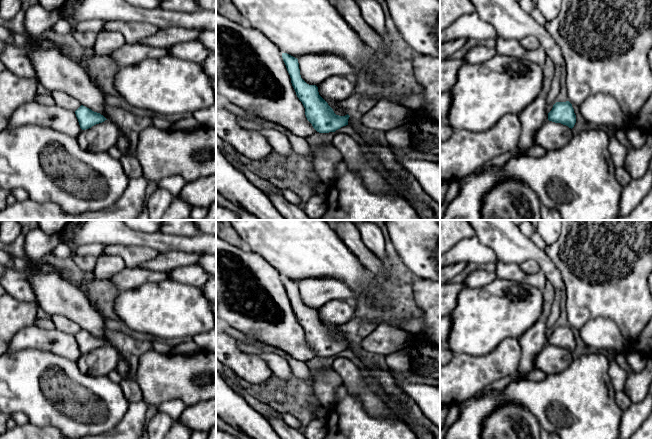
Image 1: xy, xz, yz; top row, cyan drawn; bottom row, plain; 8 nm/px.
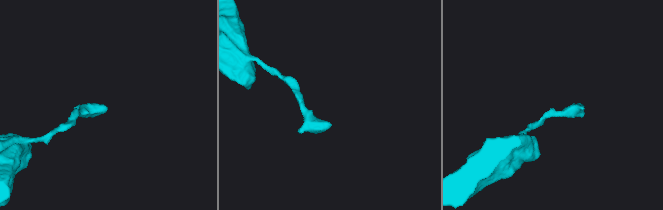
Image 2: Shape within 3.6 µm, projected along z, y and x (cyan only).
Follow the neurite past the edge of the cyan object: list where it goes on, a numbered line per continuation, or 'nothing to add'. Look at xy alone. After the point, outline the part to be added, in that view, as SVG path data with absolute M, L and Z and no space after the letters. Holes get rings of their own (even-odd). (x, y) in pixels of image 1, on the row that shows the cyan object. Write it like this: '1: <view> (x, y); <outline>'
nothing to add

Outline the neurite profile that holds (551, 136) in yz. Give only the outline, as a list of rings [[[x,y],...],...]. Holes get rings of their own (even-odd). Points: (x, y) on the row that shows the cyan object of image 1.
[[[547,120],[535,133],[535,145],[547,151],[558,150],[573,137],[572,129],[561,123]]]

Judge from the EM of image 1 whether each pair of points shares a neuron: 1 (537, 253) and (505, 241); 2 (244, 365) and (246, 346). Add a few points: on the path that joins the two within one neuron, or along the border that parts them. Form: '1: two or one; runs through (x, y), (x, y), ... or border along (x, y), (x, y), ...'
1: one; runs through (529, 250), (513, 246)
2: two; border along (236, 340), (245, 353), (256, 354), (266, 363)

